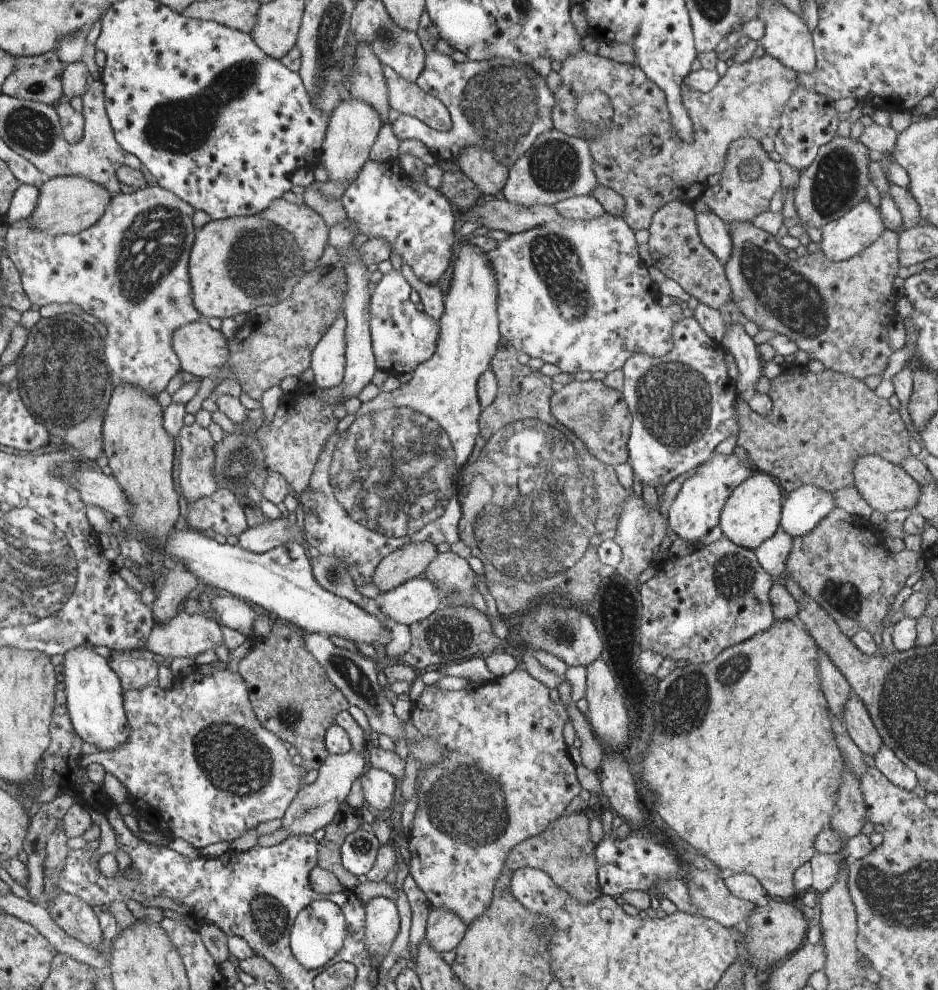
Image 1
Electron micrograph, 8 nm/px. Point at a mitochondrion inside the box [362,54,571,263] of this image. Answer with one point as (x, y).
(505, 106)

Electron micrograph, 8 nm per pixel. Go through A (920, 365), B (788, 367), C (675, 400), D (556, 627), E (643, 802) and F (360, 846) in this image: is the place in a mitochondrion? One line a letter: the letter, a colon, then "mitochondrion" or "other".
A: other
B: other
C: mitochondrion
D: mitochondrion
E: other
F: mitochondrion

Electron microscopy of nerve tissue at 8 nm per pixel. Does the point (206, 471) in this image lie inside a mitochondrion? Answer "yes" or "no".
yes

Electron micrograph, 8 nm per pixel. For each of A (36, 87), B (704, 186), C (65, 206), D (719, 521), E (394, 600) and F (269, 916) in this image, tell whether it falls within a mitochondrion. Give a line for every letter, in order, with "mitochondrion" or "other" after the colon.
A: mitochondrion
B: other
C: other
D: other
E: other
F: mitochondrion

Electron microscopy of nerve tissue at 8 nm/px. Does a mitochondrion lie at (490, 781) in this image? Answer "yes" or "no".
yes

